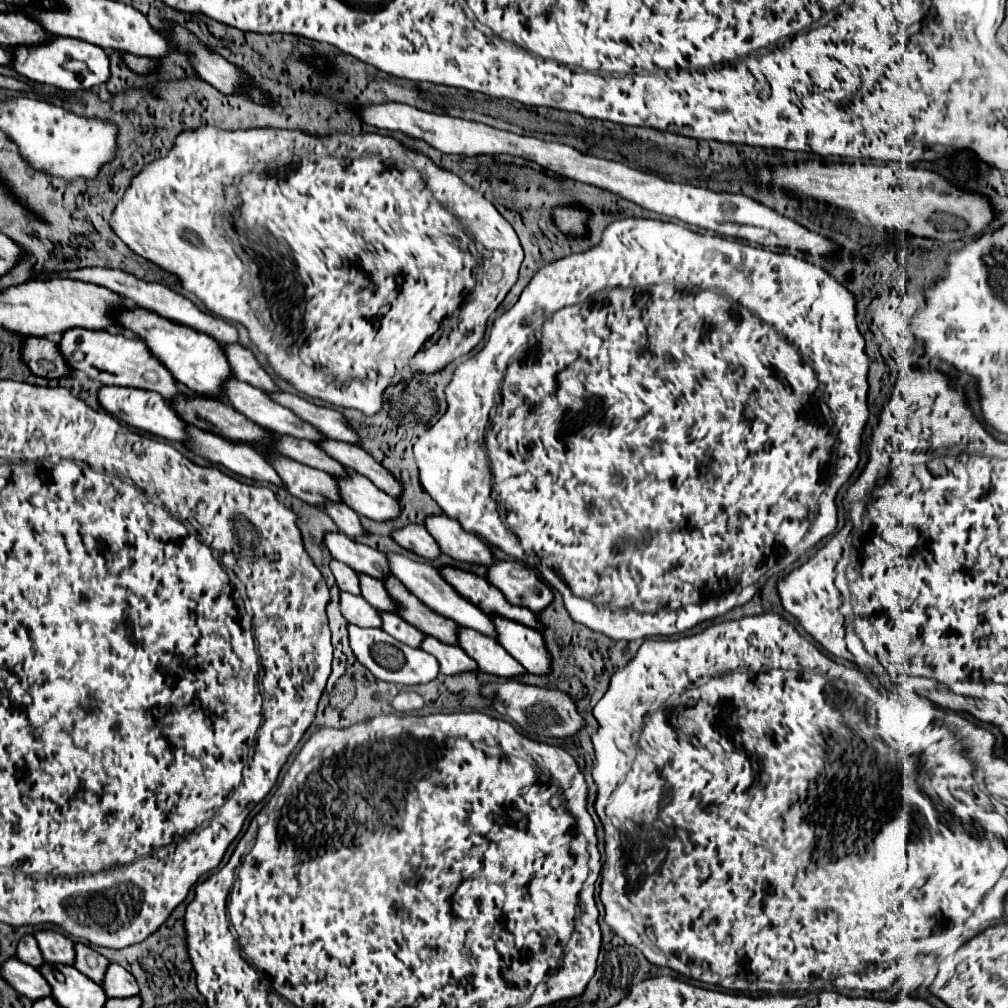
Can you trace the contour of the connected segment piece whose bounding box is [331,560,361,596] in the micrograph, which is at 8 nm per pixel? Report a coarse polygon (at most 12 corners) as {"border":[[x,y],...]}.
{"border":[[331,562],[337,586],[355,596],[361,594],[359,576],[347,564]]}

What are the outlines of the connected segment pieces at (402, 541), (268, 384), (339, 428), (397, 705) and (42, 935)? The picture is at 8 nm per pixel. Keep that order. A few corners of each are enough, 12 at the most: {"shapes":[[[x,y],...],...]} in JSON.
{"shapes":[[[425,526],[393,532],[401,548],[435,560],[441,554]],[[241,344],[223,348],[235,378],[263,392],[281,392]],[[271,394],[329,440],[359,444],[347,418],[297,394]],[[401,692],[393,698],[393,708],[411,712],[423,708],[417,692]],[[35,934],[47,964],[73,966],[75,948],[67,936]]]}

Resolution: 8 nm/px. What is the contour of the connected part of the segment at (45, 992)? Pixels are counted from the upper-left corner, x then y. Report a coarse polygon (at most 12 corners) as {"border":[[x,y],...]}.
{"border":[[17,958],[3,976],[33,1002],[51,996],[51,986],[35,968]]}

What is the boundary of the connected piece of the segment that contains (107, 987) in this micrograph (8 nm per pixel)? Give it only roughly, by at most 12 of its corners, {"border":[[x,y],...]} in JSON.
{"border":[[109,964],[103,990],[109,998],[139,994],[135,978],[119,964]]}

